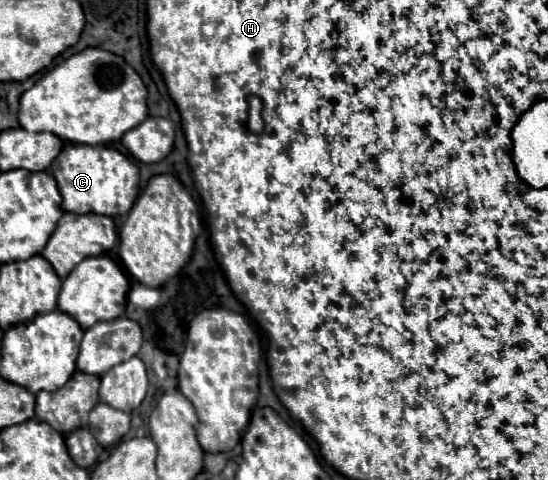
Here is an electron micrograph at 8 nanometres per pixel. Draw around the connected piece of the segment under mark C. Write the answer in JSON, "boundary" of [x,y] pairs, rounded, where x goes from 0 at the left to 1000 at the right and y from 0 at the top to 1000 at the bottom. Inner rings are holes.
{"boundary":[[[128,300],[95,338],[91,358],[106,379],[117,442],[226,450],[252,408],[252,346],[208,308]]]}

